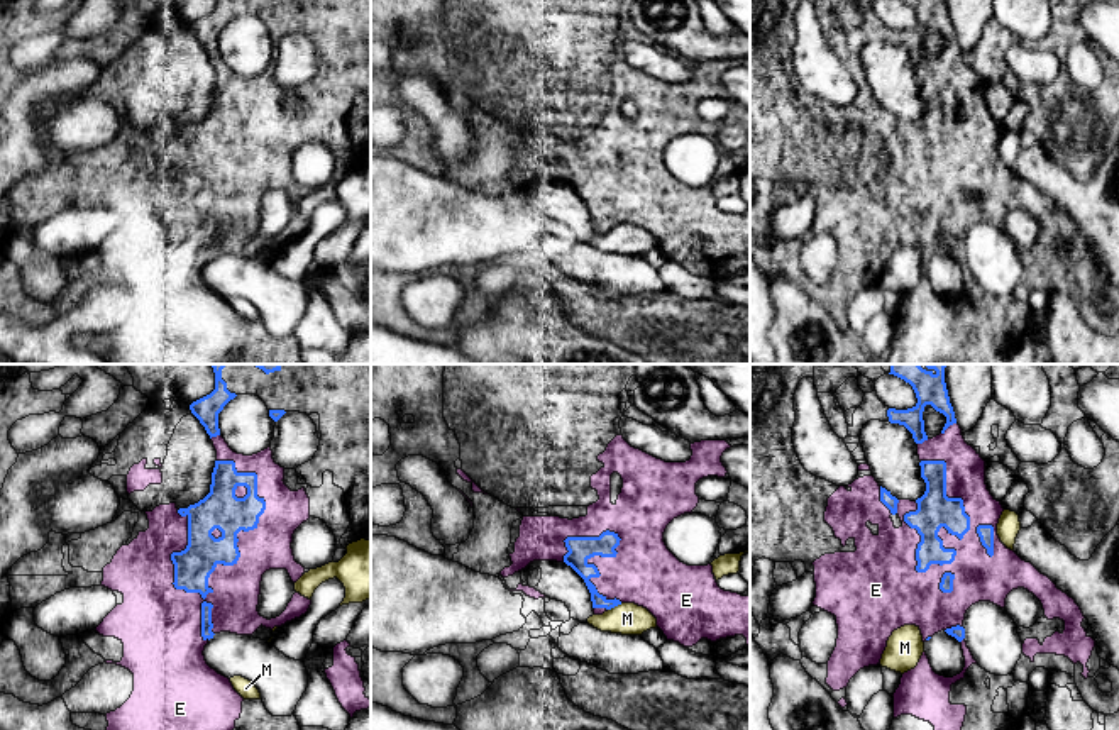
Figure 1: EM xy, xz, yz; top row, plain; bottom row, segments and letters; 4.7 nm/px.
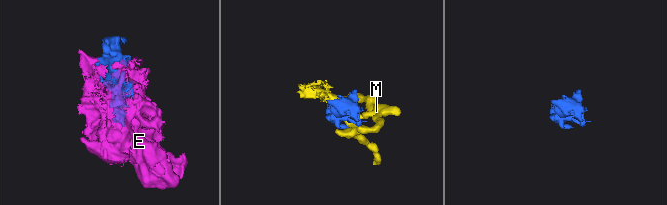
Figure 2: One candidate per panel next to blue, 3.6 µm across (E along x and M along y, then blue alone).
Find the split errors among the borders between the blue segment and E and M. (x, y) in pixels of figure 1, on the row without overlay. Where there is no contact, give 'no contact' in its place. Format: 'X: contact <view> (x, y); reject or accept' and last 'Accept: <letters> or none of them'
E: contact xy (236, 166); accept
M: contact xz (615, 226); reject
Accept: E

